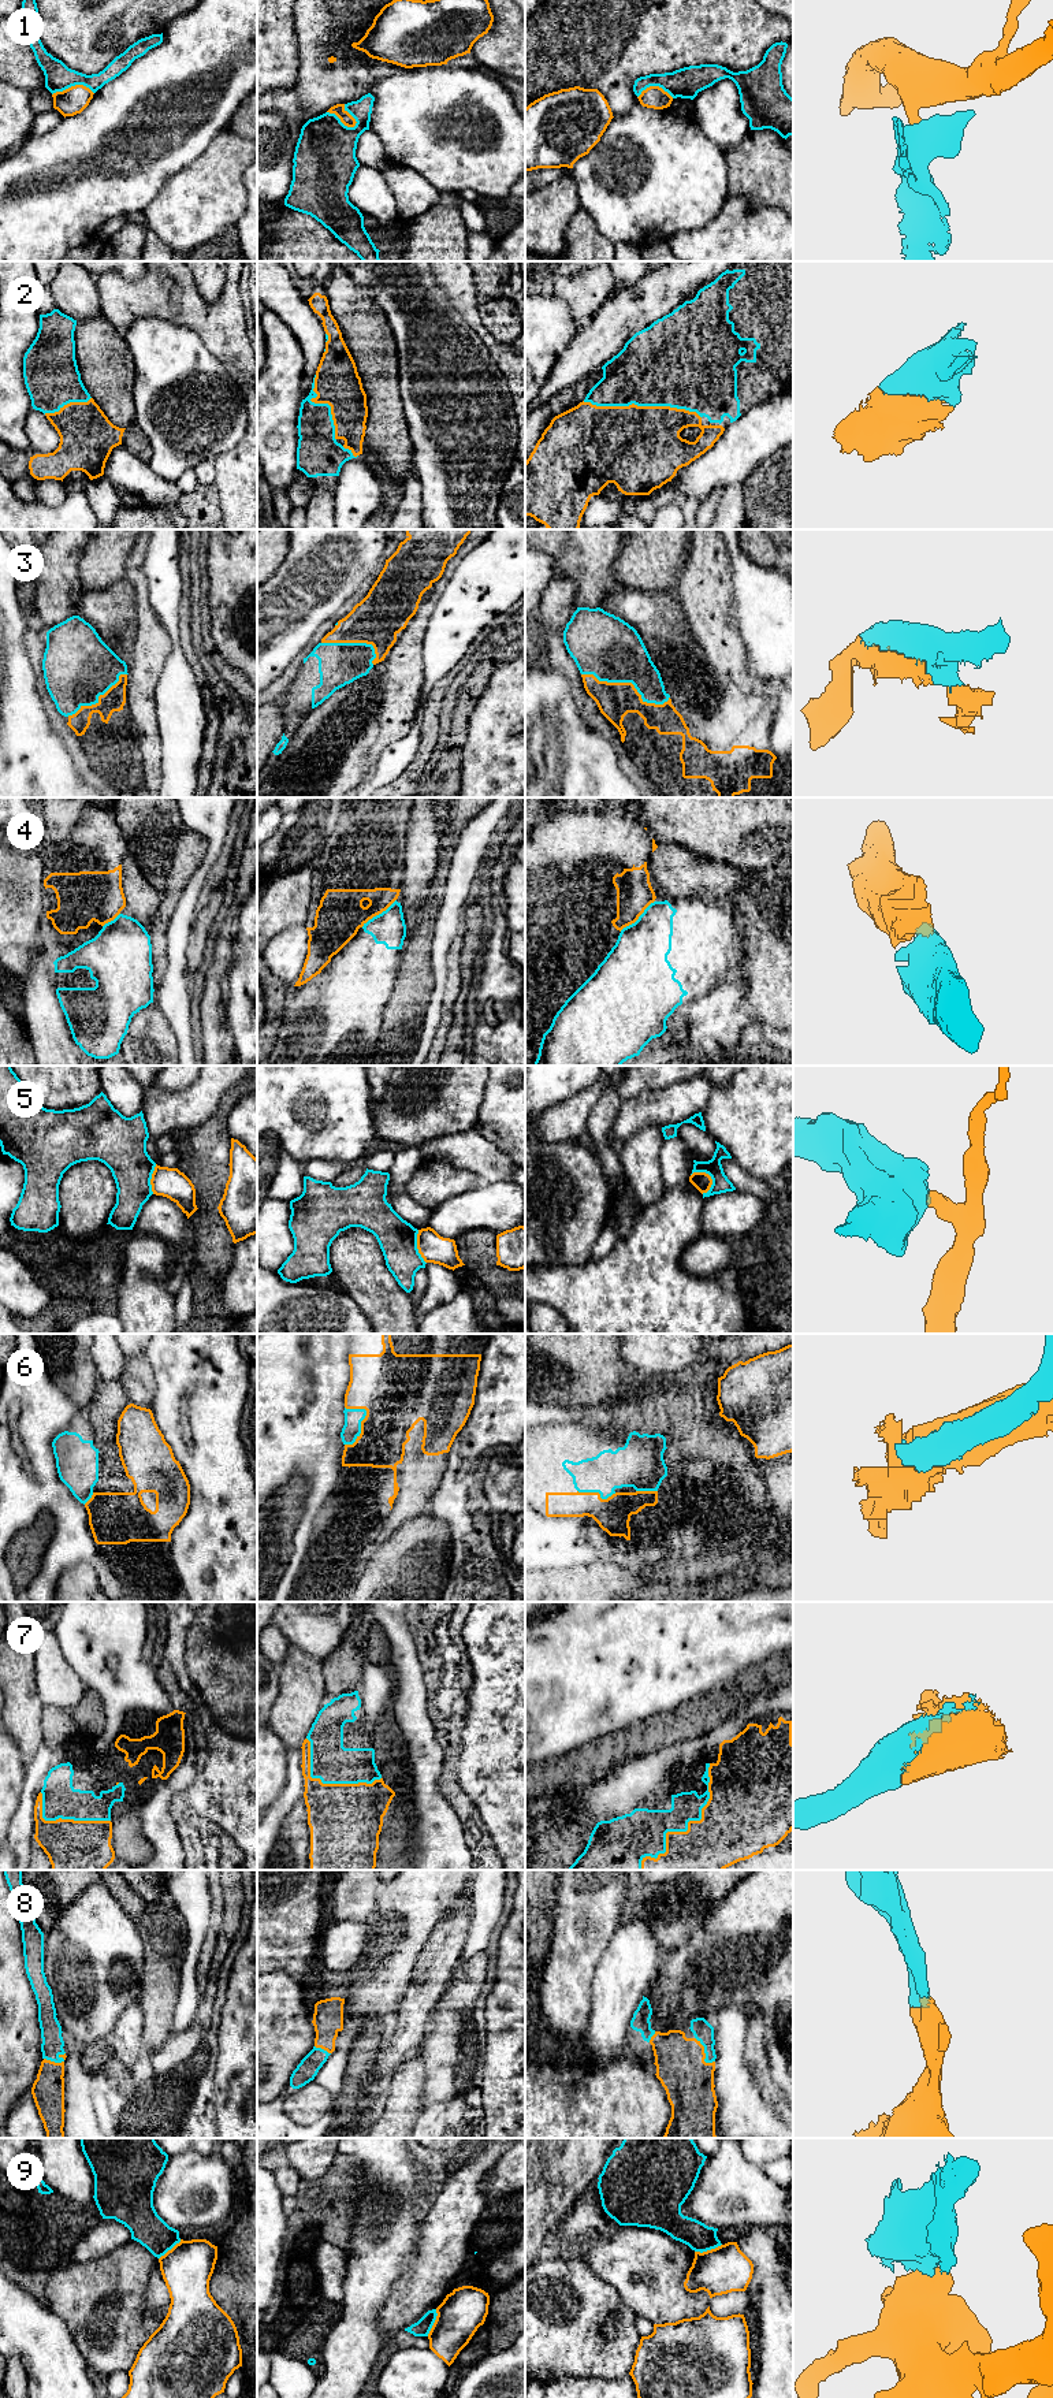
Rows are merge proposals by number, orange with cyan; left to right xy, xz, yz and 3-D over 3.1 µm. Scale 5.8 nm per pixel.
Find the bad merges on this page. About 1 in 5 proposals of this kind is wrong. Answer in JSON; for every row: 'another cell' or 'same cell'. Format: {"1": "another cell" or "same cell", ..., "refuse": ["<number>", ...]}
{"1": "another cell", "2": "same cell", "3": "same cell", "4": "another cell", "5": "another cell", "6": "another cell", "7": "same cell", "8": "same cell", "9": "another cell", "refuse": ["1", "4", "5", "6", "9"]}

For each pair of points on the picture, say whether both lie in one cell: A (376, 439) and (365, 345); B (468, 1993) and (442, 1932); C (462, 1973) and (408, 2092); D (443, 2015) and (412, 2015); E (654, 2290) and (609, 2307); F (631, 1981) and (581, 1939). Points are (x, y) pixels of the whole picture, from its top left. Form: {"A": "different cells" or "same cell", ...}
{"A": "same cell", "B": "different cells", "C": "different cells", "D": "different cells", "E": "different cells", "F": "different cells"}

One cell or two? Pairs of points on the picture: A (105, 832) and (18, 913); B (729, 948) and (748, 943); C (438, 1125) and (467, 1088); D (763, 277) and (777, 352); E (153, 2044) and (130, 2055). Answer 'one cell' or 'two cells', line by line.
A: two cells
B: two cells
C: one cell
D: one cell
E: two cells

